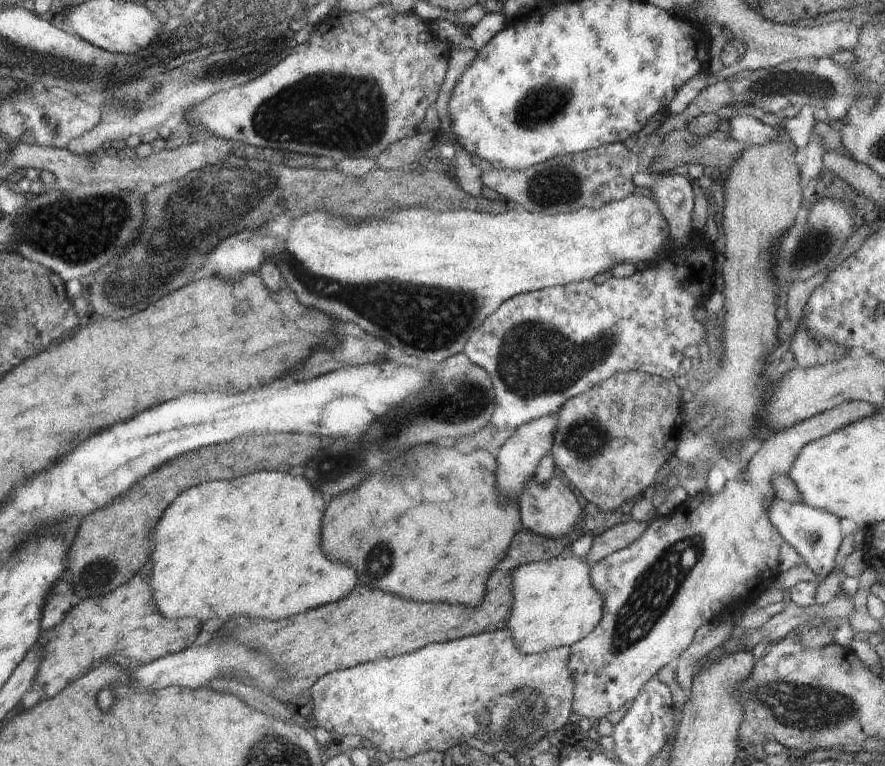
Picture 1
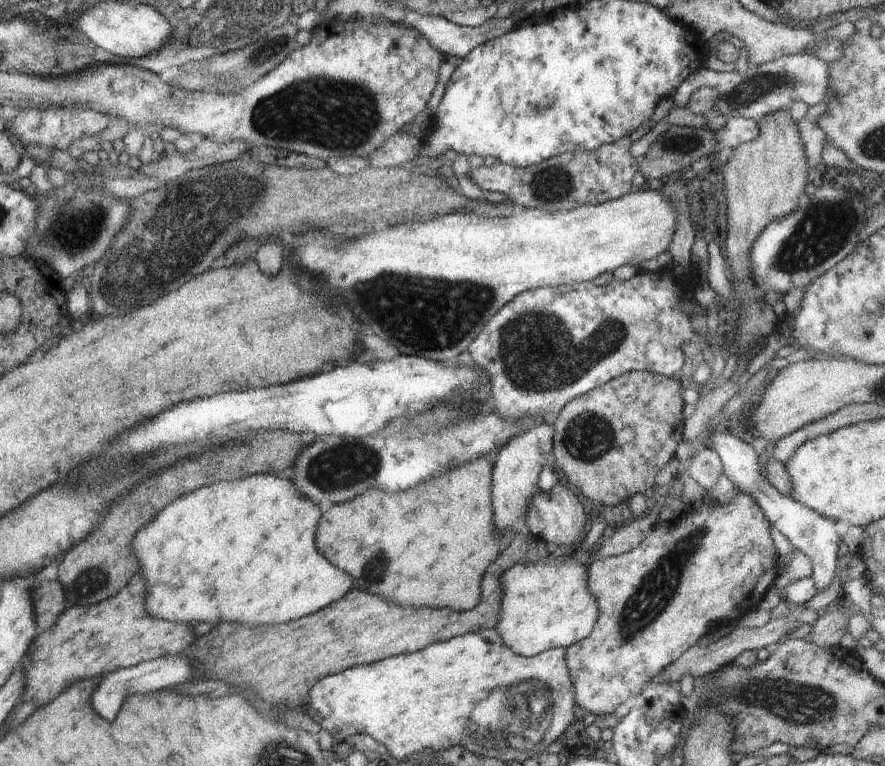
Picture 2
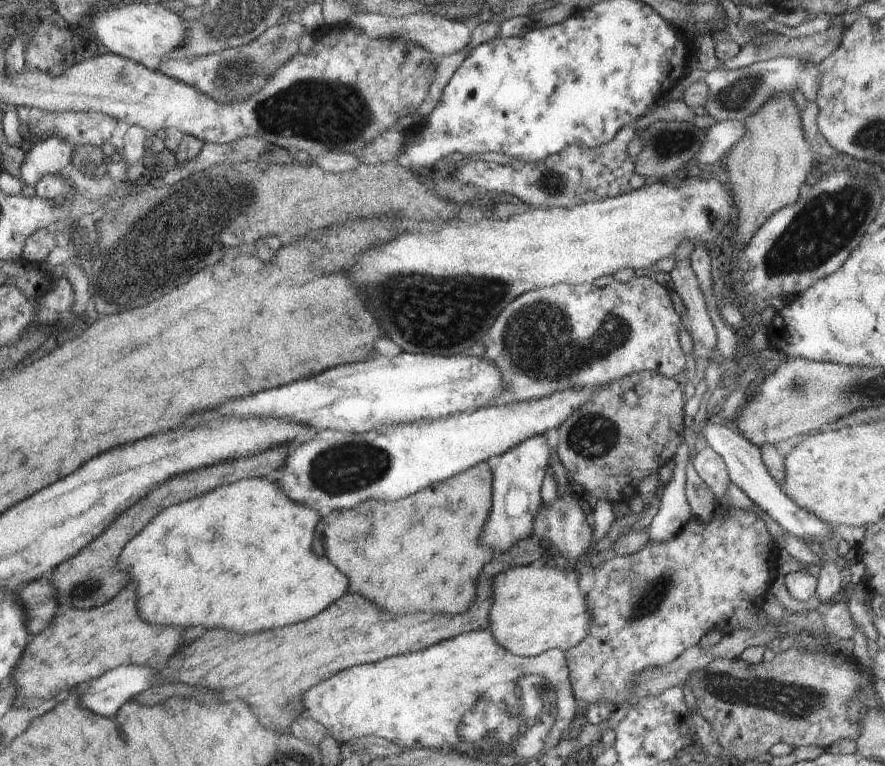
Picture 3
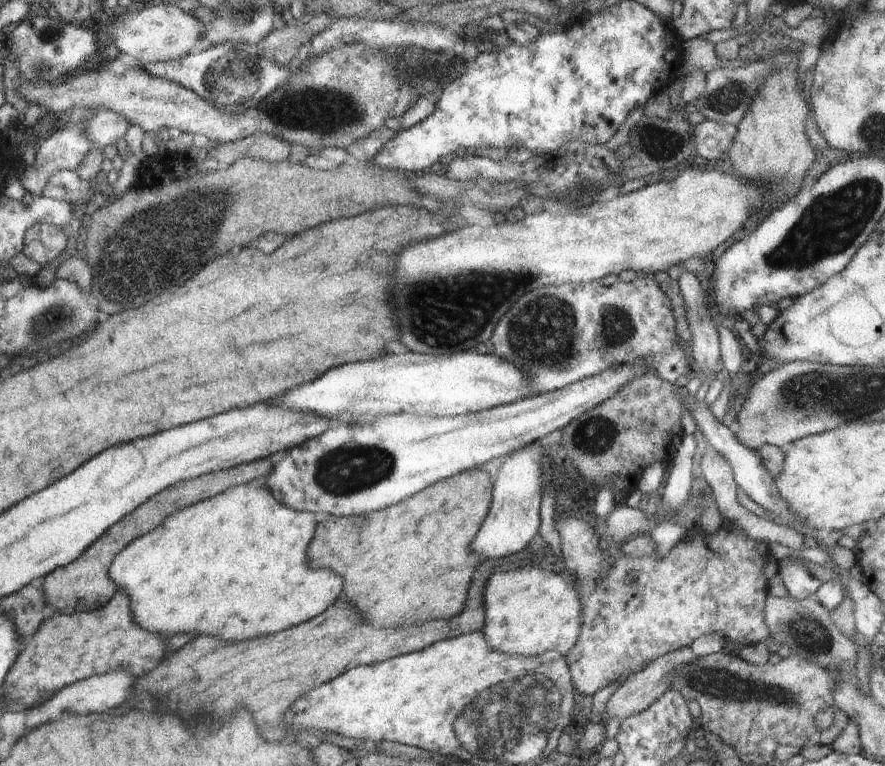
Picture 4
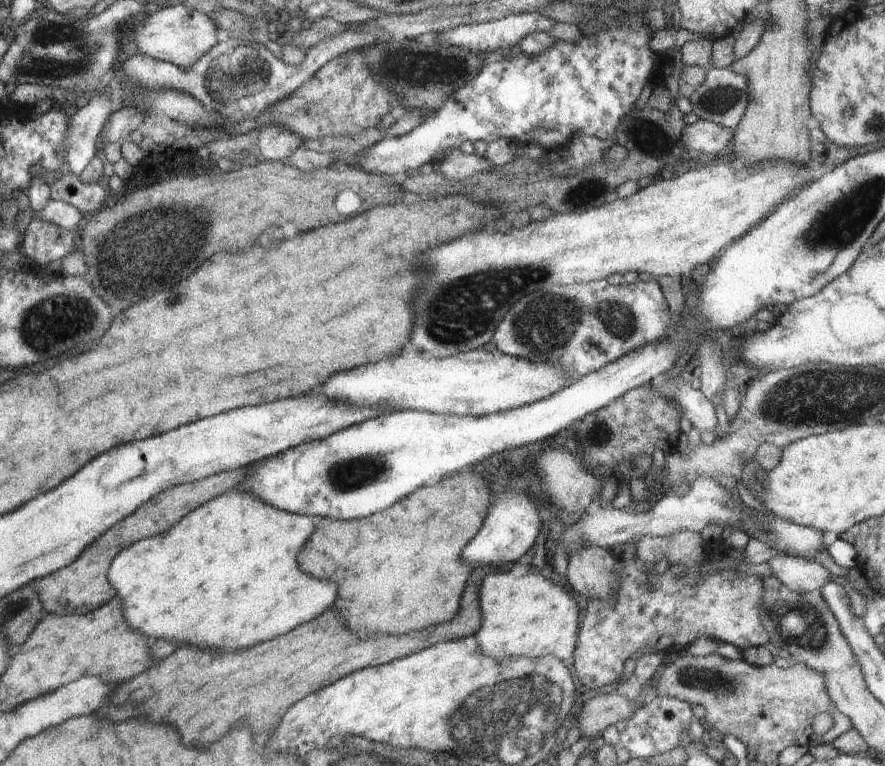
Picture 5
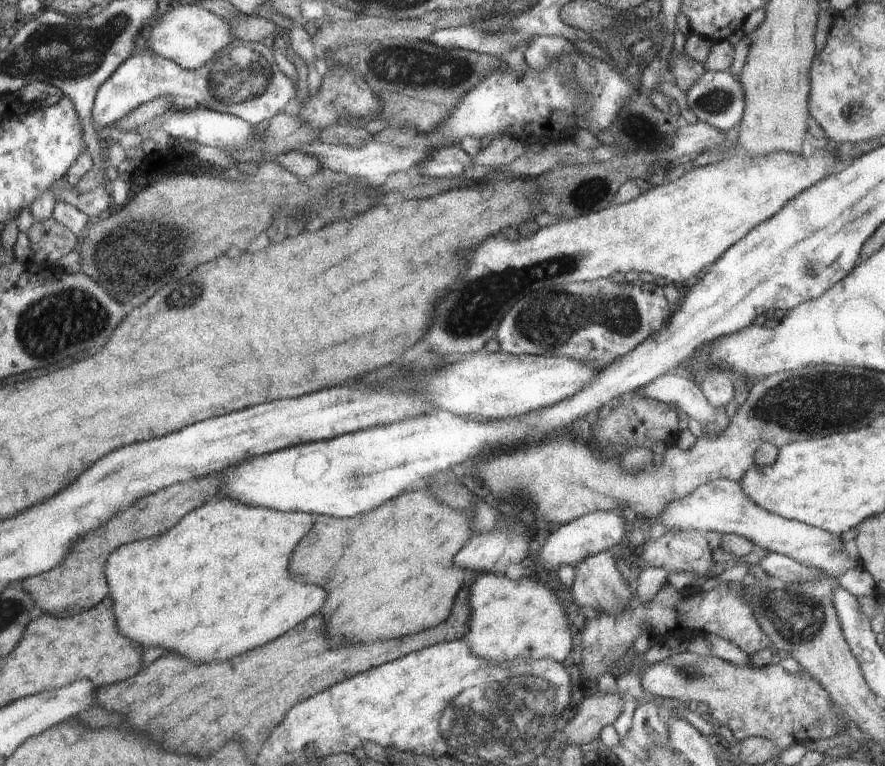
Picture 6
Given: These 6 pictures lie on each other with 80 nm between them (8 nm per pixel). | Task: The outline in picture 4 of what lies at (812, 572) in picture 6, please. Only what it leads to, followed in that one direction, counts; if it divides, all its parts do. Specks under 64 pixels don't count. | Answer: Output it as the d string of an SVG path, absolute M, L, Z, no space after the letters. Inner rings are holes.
M789 560L781 564L778 561L780 582L787 588L788 594L798 600L814 596L822 582L806 568L802 561Z

